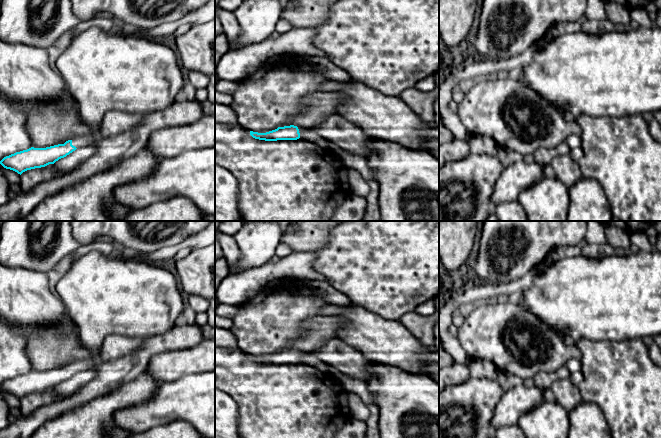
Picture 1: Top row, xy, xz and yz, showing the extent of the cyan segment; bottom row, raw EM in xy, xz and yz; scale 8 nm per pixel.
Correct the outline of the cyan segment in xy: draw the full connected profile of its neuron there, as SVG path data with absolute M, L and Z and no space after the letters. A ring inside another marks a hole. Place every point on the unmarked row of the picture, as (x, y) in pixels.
M97 251L89 252L74 261L70 270L58 282L56 290L58 297L65 306L66 314L78 329L81 343L89 351L91 356L87 359L74 361L64 368L46 372L31 371L27 374L6 380L0 385L0 388L4 392L13 394L20 399L27 394L54 388L78 372L95 370L99 363L99 349L107 336L120 335L147 339L160 335L169 331L178 321L182 320L183 310L185 308L177 279L162 264L151 263L142 258L113 258Z

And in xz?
M294 349L278 351L275 354L266 356L266 357L258 357L250 355L250 359L259 364L265 365L277 365L277 364L297 364L300 362L300 358L305 356L307 352L303 352L301 350L297 351Z

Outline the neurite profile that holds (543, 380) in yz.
M566 366L561 367L555 372L547 373L547 372L539 372L533 378L535 386L546 390L551 388L551 385L556 380L569 378L570 372Z

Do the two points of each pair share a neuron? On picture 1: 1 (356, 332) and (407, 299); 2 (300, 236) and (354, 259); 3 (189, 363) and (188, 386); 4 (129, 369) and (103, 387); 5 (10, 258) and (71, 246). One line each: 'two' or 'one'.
1: two
2: two
3: two
4: one
5: one

